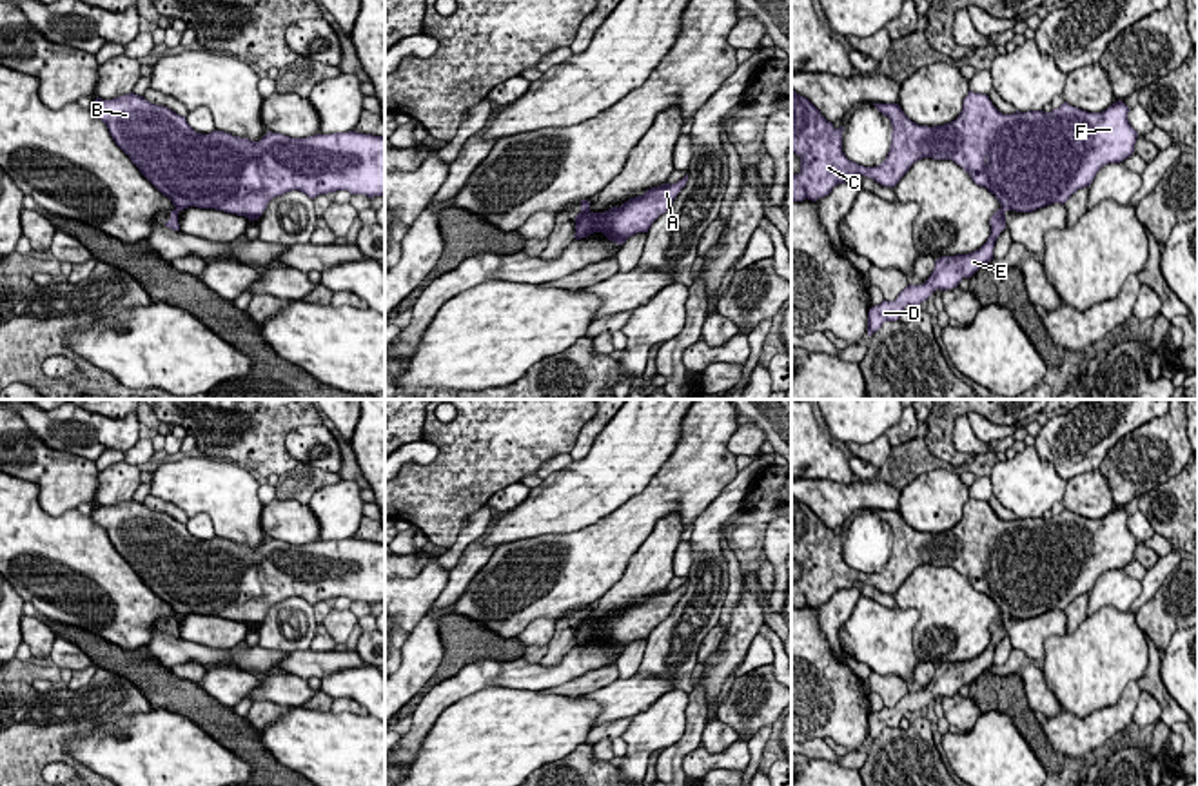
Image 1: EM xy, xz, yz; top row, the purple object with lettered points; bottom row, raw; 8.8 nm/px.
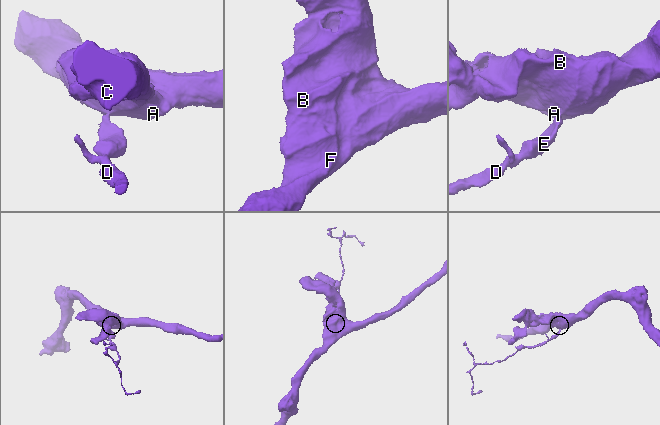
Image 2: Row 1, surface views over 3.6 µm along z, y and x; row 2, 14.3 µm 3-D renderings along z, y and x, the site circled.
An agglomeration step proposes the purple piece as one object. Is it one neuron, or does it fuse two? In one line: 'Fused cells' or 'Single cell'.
Fused cells

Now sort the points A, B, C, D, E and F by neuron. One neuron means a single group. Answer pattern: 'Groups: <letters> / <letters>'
Groups: A B C F / D E

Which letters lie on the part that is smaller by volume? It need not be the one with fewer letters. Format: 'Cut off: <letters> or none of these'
Cut off: D, E

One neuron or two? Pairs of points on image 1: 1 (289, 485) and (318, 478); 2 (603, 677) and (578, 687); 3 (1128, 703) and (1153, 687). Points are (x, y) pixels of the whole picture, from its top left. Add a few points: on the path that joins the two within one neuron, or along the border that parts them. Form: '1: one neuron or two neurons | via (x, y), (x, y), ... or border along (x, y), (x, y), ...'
1: one neuron | via (296, 483), (311, 480)
2: one neuron | via (598, 679), (583, 685)
3: two neurons | border along (1137, 681), (1142, 690)

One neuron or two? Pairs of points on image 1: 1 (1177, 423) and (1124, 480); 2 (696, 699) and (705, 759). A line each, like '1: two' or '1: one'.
1: one
2: two

